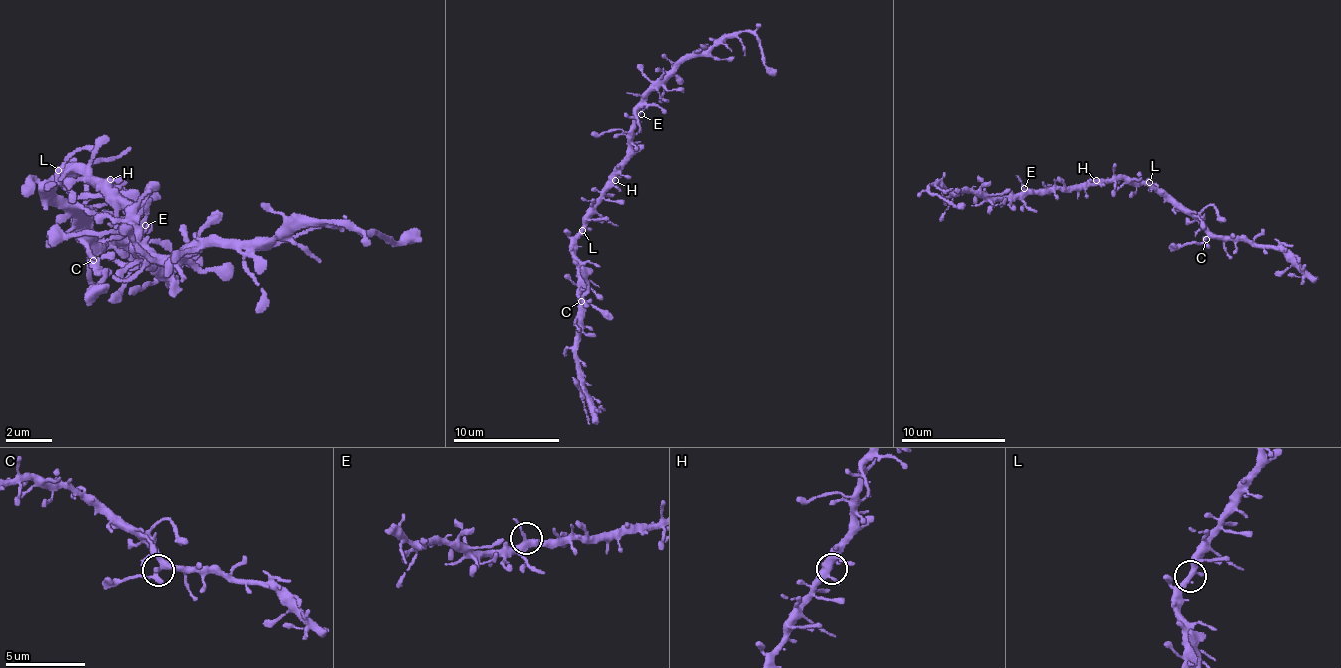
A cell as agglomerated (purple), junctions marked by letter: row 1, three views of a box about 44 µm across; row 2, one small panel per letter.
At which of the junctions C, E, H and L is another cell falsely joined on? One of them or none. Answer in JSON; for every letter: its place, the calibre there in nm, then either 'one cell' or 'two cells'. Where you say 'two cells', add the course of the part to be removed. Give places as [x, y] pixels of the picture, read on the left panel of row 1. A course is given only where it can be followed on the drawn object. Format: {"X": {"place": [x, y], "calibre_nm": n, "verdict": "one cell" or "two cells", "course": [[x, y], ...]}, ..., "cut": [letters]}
{"C": {"place": [93, 260], "calibre_nm": 360, "verdict": "two cells", "course": [[94, 262], [99, 278], [88, 302]]}, "E": {"place": [145, 225], "calibre_nm": 280, "verdict": "one cell"}, "H": {"place": [110, 179], "calibre_nm": 400, "verdict": "one cell"}, "L": {"place": [58, 170], "calibre_nm": 300, "verdict": "one cell"}, "cut": ["C"]}

